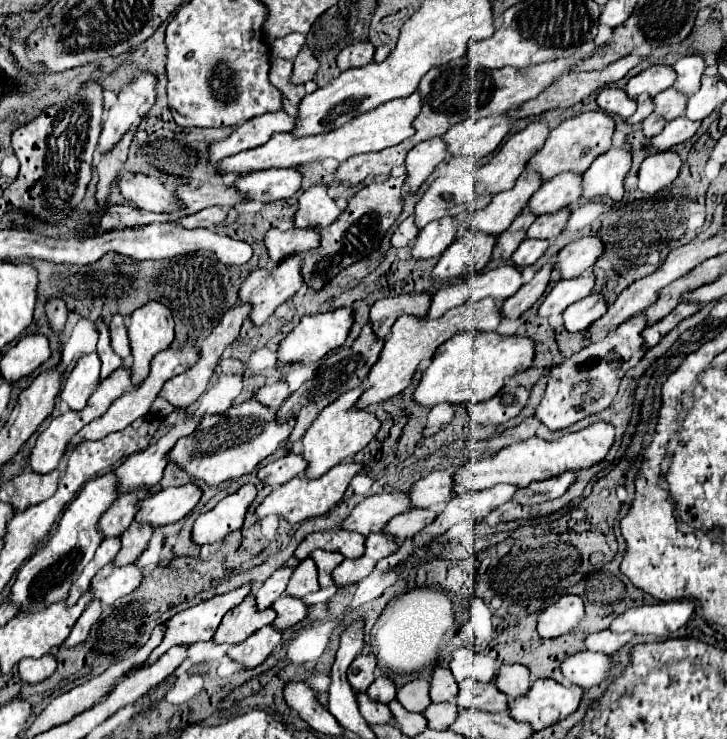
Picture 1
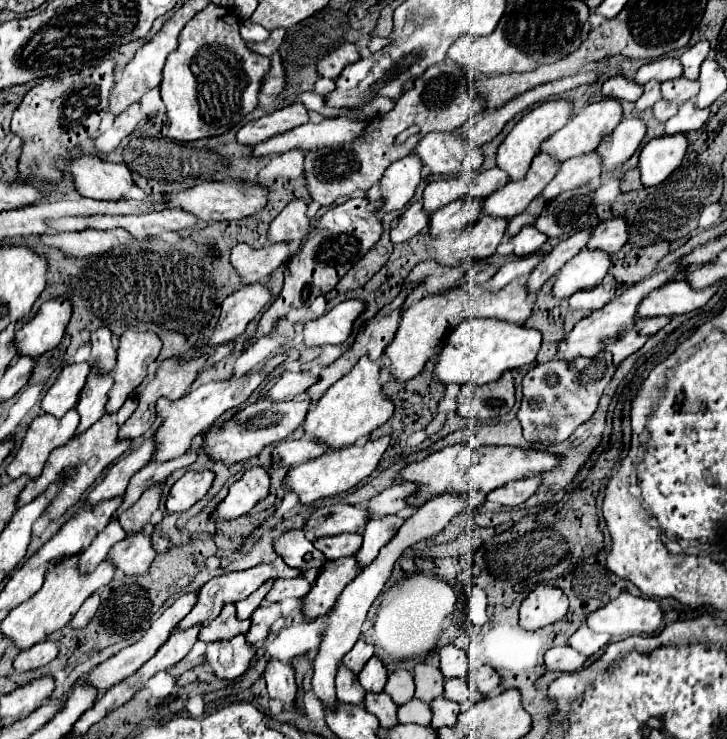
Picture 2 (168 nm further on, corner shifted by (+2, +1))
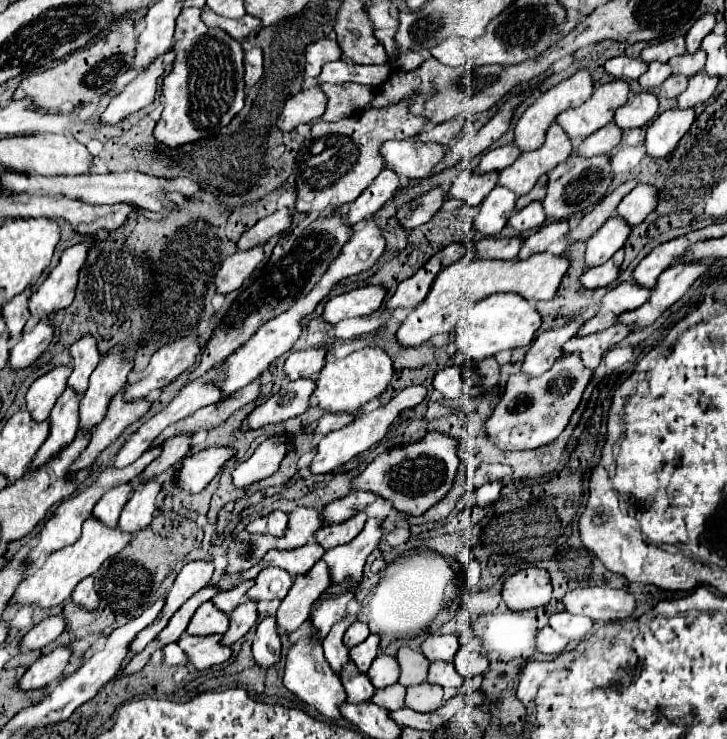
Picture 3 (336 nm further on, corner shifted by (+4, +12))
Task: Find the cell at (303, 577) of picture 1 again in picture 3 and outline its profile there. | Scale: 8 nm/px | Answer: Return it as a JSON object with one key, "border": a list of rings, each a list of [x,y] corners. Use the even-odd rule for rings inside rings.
{"border":[[[264,568],[256,576],[256,584],[248,590],[250,600],[274,600],[284,598],[292,588],[294,580],[282,568]]]}

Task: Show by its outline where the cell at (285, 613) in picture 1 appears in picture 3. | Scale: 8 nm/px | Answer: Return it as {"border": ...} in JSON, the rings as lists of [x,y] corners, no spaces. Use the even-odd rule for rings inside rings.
{"border":[[[248,600],[244,604],[240,604],[232,614],[230,614],[230,628],[222,638],[222,644],[230,646],[236,640],[240,640],[242,636],[248,634],[250,628],[254,628],[254,624],[258,622],[258,610],[256,610],[256,602]]]}

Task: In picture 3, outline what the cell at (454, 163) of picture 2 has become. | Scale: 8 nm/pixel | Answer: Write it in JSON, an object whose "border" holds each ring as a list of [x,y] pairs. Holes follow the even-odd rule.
{"border":[[[418,136],[392,140],[382,144],[382,156],[386,166],[394,168],[402,178],[426,178],[432,168],[442,160],[446,144],[422,142]]]}

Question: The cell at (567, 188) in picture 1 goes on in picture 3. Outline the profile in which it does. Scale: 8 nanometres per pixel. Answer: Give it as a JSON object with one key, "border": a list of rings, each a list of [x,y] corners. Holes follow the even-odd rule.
{"border":[[[610,122],[606,124],[606,128],[594,132],[594,136],[582,140],[582,144],[574,148],[574,154],[580,158],[610,154],[620,144],[620,138],[622,138],[622,130],[614,122]]]}

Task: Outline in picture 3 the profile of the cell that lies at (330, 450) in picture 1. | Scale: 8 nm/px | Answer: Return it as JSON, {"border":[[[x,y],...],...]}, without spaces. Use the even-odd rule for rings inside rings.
{"border":[[[362,348],[342,360],[328,362],[316,380],[316,390],[312,394],[312,404],[326,412],[346,412],[354,414],[370,400],[378,398],[392,382],[392,360],[382,348]]]}

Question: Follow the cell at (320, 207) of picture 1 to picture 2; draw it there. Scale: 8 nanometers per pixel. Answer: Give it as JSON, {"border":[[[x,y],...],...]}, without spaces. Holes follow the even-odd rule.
{"border":[[[296,199],[288,203],[282,213],[268,227],[268,243],[288,243],[304,239],[310,229],[310,219],[306,217],[306,203]]]}

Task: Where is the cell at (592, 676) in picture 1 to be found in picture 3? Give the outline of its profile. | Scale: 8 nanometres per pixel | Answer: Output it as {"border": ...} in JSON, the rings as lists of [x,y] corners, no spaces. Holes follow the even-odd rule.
{"border":[[[550,626],[542,628],[538,632],[538,638],[536,638],[536,648],[542,652],[542,654],[560,654],[566,650],[570,640],[566,640],[564,636],[560,636],[558,632],[554,632]]]}

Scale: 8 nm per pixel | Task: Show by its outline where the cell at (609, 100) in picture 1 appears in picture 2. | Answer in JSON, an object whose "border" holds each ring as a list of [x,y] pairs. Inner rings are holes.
{"border":[[[614,75],[608,81],[604,81],[602,85],[602,95],[616,99],[616,101],[638,101],[638,97],[642,95],[642,85],[638,85],[632,79],[626,79],[622,75]]]}

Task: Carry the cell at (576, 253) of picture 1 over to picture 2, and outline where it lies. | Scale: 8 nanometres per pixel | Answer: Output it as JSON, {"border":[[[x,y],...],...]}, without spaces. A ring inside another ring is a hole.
{"border":[[[612,217],[608,221],[602,221],[596,229],[594,235],[588,243],[588,249],[602,249],[608,255],[614,255],[620,251],[626,241],[630,239],[628,235],[628,223],[624,217]]]}

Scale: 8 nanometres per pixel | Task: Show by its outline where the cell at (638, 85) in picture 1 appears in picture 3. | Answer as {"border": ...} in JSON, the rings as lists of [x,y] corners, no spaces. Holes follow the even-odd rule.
{"border":[[[678,36],[678,38],[674,38],[674,40],[666,40],[666,42],[660,42],[660,44],[654,44],[654,46],[644,48],[642,54],[640,54],[640,58],[642,58],[644,62],[648,62],[648,64],[654,62],[654,60],[658,60],[658,62],[668,62],[670,58],[682,56],[684,52],[686,52],[684,38]]]}

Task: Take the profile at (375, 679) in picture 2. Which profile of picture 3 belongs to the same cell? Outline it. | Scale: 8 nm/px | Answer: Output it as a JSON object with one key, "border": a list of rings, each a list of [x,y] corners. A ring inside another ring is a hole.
{"border":[[[370,634],[364,642],[360,642],[358,646],[350,648],[350,658],[352,662],[358,666],[360,672],[368,672],[370,670],[370,664],[374,662],[376,658],[376,650],[378,650],[378,644],[380,644],[380,638],[376,634]]]}

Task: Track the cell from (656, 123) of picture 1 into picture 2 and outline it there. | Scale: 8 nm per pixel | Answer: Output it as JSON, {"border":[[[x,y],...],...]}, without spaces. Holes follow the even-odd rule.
{"border":[[[660,99],[654,107],[652,107],[652,113],[658,121],[668,121],[672,115],[676,115],[678,111],[678,105],[672,103],[672,101],[666,101],[666,99]]]}

